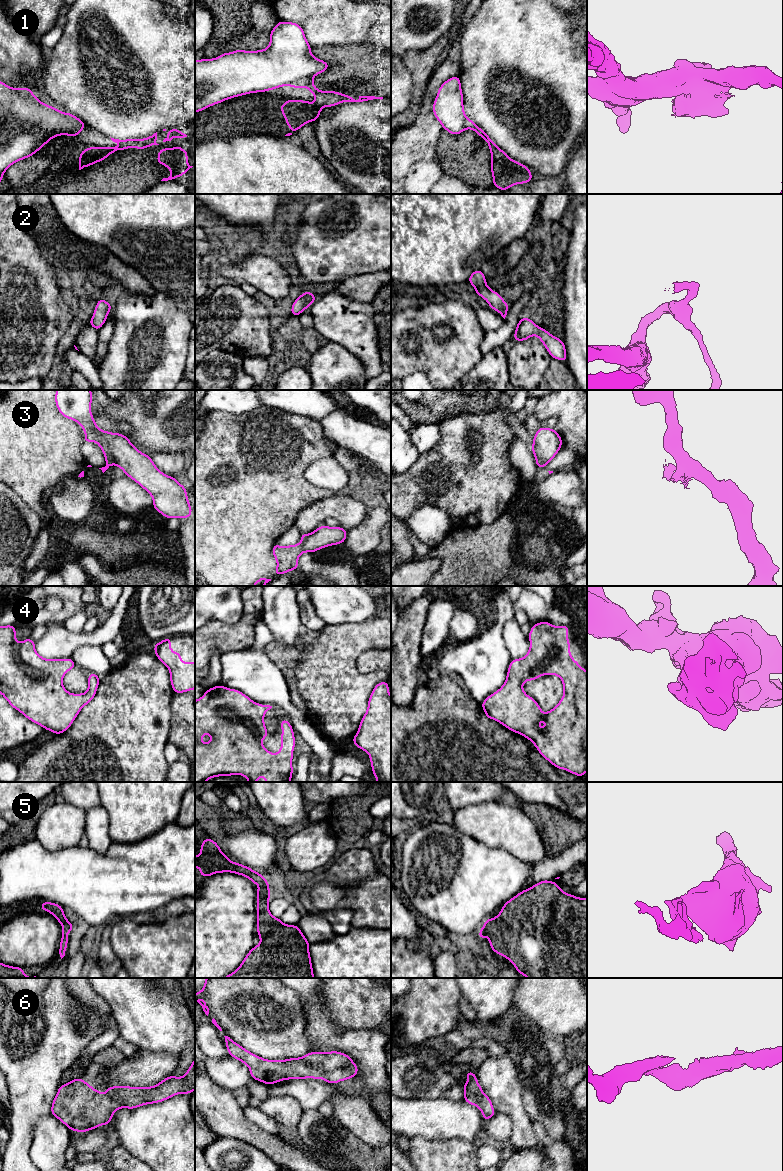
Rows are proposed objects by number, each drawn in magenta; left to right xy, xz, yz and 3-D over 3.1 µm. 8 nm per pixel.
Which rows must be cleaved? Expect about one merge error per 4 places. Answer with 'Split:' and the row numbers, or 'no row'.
Split: 1, 3

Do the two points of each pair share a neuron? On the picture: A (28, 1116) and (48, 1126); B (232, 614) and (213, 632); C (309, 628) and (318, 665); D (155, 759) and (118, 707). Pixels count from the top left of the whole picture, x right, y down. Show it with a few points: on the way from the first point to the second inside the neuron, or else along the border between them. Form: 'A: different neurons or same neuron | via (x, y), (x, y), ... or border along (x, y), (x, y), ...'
A: different neurons | border along (51, 1114), (38, 1119), (34, 1127), (31, 1143)
B: different neurons | border along (245, 617), (233, 623), (209, 621), (205, 624)
C: different neurons | border along (326, 625), (320, 632), (308, 637)
D: same neuron | via (142, 746), (127, 731), (127, 720)

